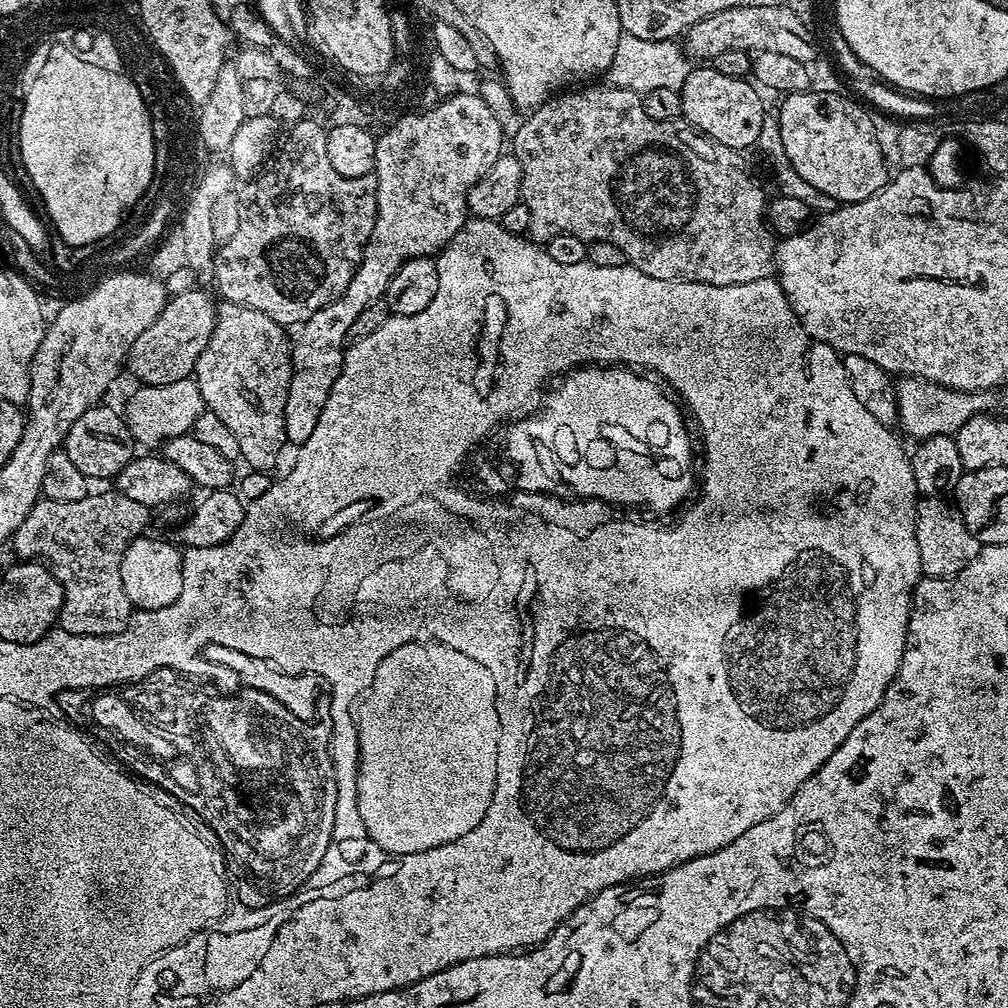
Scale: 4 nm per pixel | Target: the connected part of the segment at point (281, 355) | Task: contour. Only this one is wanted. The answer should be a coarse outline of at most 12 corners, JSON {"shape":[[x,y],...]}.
{"shape":[[227,302],[198,354],[207,411],[268,472],[286,448],[285,325]]}

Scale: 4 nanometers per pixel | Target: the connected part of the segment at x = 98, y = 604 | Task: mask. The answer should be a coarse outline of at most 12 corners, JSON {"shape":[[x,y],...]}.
{"shape":[[126,494],[37,500],[11,547],[64,591],[59,627],[113,636],[119,564],[150,509]]}

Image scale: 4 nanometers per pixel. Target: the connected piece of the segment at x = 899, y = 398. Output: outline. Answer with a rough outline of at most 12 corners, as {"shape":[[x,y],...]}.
{"shape":[[915,376],[896,384],[899,427],[919,442],[991,413],[997,393]]}

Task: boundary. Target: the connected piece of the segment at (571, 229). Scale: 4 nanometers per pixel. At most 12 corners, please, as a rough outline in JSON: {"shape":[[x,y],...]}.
{"shape":[[600,83],[510,136],[527,235],[769,279],[743,155]]}

